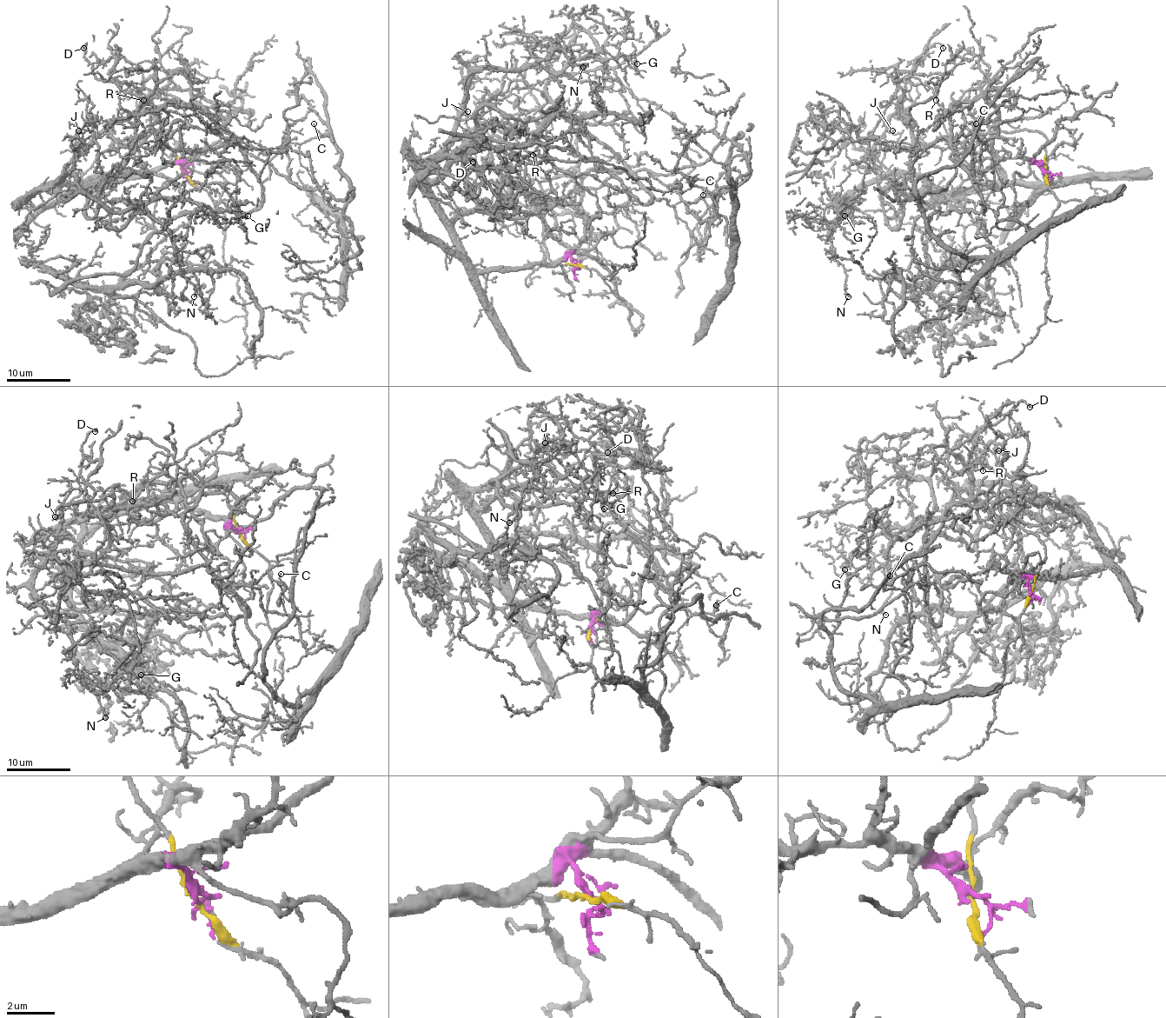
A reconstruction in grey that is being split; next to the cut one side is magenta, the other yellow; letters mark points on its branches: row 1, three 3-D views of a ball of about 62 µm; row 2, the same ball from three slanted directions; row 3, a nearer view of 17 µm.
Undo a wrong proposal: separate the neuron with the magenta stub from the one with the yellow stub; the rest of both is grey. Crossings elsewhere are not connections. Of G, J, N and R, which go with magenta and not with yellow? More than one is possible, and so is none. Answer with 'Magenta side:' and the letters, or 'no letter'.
Magenta side: G, J, N, R

